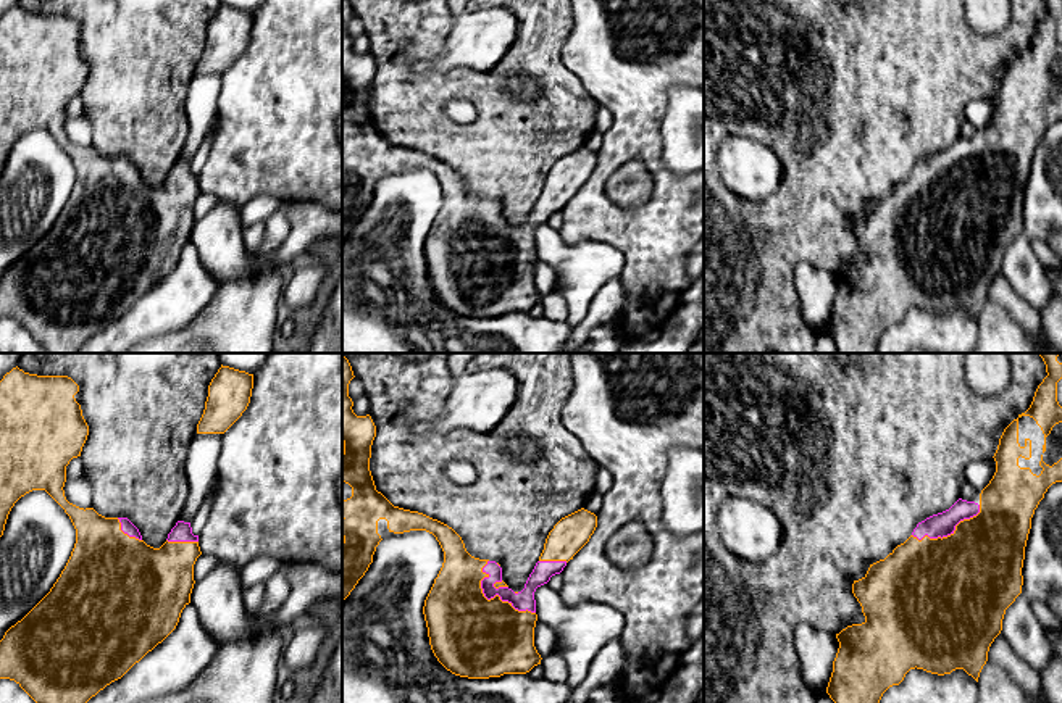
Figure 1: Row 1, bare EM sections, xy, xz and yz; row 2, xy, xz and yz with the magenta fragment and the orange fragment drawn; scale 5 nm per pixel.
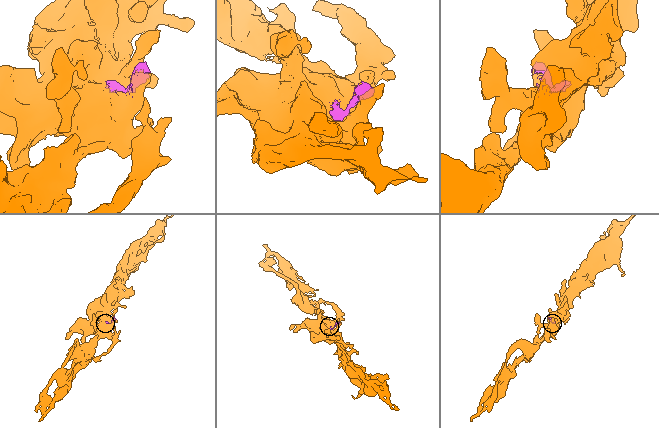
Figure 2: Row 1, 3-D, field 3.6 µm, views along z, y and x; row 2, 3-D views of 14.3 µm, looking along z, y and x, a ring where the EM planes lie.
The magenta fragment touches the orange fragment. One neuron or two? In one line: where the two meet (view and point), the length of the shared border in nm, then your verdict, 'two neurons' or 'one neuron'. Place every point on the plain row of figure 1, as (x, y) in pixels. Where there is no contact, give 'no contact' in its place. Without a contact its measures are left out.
xz (493, 236) | 360 nm | one neuron

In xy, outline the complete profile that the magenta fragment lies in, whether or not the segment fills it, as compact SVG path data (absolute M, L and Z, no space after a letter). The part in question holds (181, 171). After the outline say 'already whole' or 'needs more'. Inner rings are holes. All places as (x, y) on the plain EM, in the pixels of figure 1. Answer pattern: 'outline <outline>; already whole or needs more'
outline M13 6L0 19L0 176L15 142L32 129L45 129L76 168L71 195L50 231L0 279L0 318L15 319L47 353L77 353L81 347L161 282L190 242L194 203L202 193L190 161L178 160L160 187L142 179L128 156L105 156L65 135L66 105L81 95L89 64L74 34L79 24L68 15L37 15Z; needs more

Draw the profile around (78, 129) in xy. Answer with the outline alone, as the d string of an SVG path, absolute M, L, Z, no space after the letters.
M66 116L63 129L69 142L84 148L92 145L92 127L84 116Z

